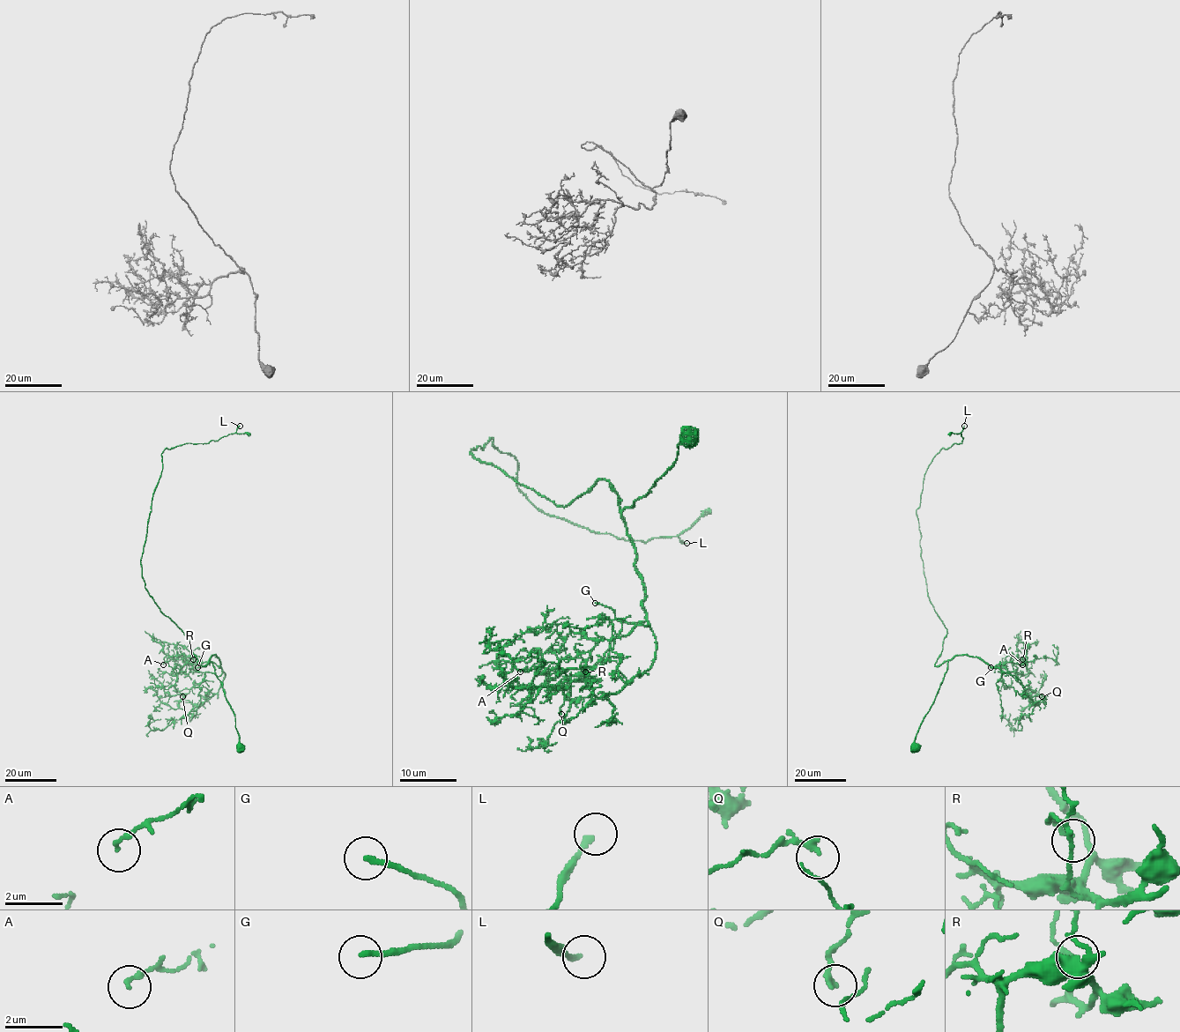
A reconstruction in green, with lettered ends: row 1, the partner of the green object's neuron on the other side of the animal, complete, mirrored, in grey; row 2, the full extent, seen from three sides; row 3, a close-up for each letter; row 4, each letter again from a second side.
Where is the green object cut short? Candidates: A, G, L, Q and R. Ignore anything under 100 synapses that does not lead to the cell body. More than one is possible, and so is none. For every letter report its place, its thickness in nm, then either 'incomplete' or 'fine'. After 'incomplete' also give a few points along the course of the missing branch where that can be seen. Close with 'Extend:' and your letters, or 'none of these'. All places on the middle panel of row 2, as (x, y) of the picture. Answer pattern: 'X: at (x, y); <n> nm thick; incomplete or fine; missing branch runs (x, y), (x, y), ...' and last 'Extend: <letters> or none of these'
A: at (520, 671); 170 nm thick; fine
G: at (595, 603); 200 nm thick; incomplete; missing branch runs (595, 603), (564, 604), (550, 612), (476, 635), (419, 624), (409, 614), (411, 611)
L: at (686, 543); 160 nm thick; fine
Q: at (561, 714); 130 nm thick; fine
R: at (585, 671); 160 nm thick; fine
Extend: G

